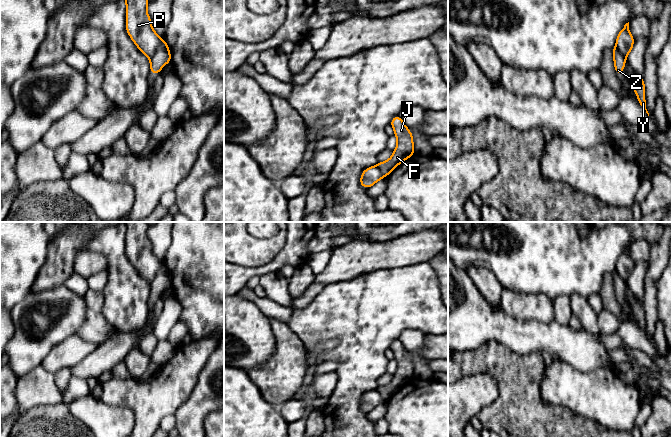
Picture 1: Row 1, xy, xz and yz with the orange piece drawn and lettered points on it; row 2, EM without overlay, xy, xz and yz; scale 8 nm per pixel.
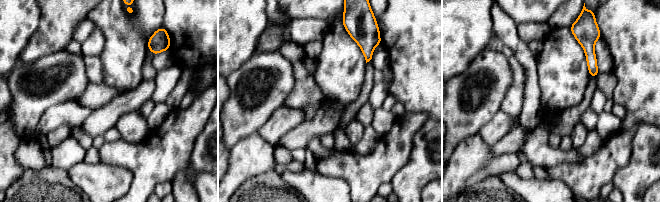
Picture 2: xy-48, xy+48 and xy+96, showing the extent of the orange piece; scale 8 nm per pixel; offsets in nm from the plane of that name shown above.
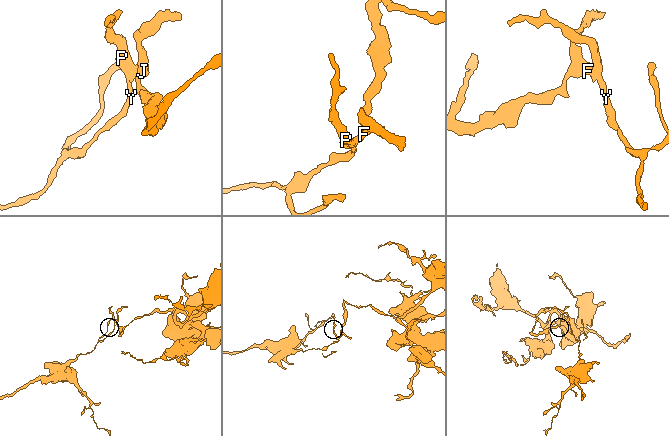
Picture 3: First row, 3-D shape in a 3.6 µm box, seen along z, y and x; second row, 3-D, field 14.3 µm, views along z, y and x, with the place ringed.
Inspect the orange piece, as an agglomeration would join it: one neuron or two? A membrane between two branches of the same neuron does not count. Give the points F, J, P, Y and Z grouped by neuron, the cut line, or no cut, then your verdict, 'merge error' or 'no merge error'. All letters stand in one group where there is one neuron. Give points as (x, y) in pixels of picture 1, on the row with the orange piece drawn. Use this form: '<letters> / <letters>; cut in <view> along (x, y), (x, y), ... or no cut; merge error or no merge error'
F J Z / P Y; cut in xy along (162, 39), (150, 60); merge error

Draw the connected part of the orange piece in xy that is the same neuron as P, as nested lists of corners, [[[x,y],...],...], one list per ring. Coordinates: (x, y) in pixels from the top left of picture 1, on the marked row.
[[[148,0],[126,1],[126,31],[138,49],[149,60],[161,43],[161,38],[153,30],[147,13]]]

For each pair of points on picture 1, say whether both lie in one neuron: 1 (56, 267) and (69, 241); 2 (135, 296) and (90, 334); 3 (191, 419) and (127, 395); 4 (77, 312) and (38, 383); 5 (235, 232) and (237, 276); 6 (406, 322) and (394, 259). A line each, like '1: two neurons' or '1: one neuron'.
1: one neuron
2: two neurons
3: two neurons
4: two neurons
5: two neurons
6: two neurons

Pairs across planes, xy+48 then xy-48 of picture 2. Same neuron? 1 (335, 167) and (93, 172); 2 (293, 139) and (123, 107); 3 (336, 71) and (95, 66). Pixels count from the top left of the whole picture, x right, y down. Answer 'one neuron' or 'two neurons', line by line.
1: two neurons
2: one neuron
3: two neurons

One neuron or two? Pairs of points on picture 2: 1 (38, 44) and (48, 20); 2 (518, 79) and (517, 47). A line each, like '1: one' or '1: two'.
1: one
2: two

